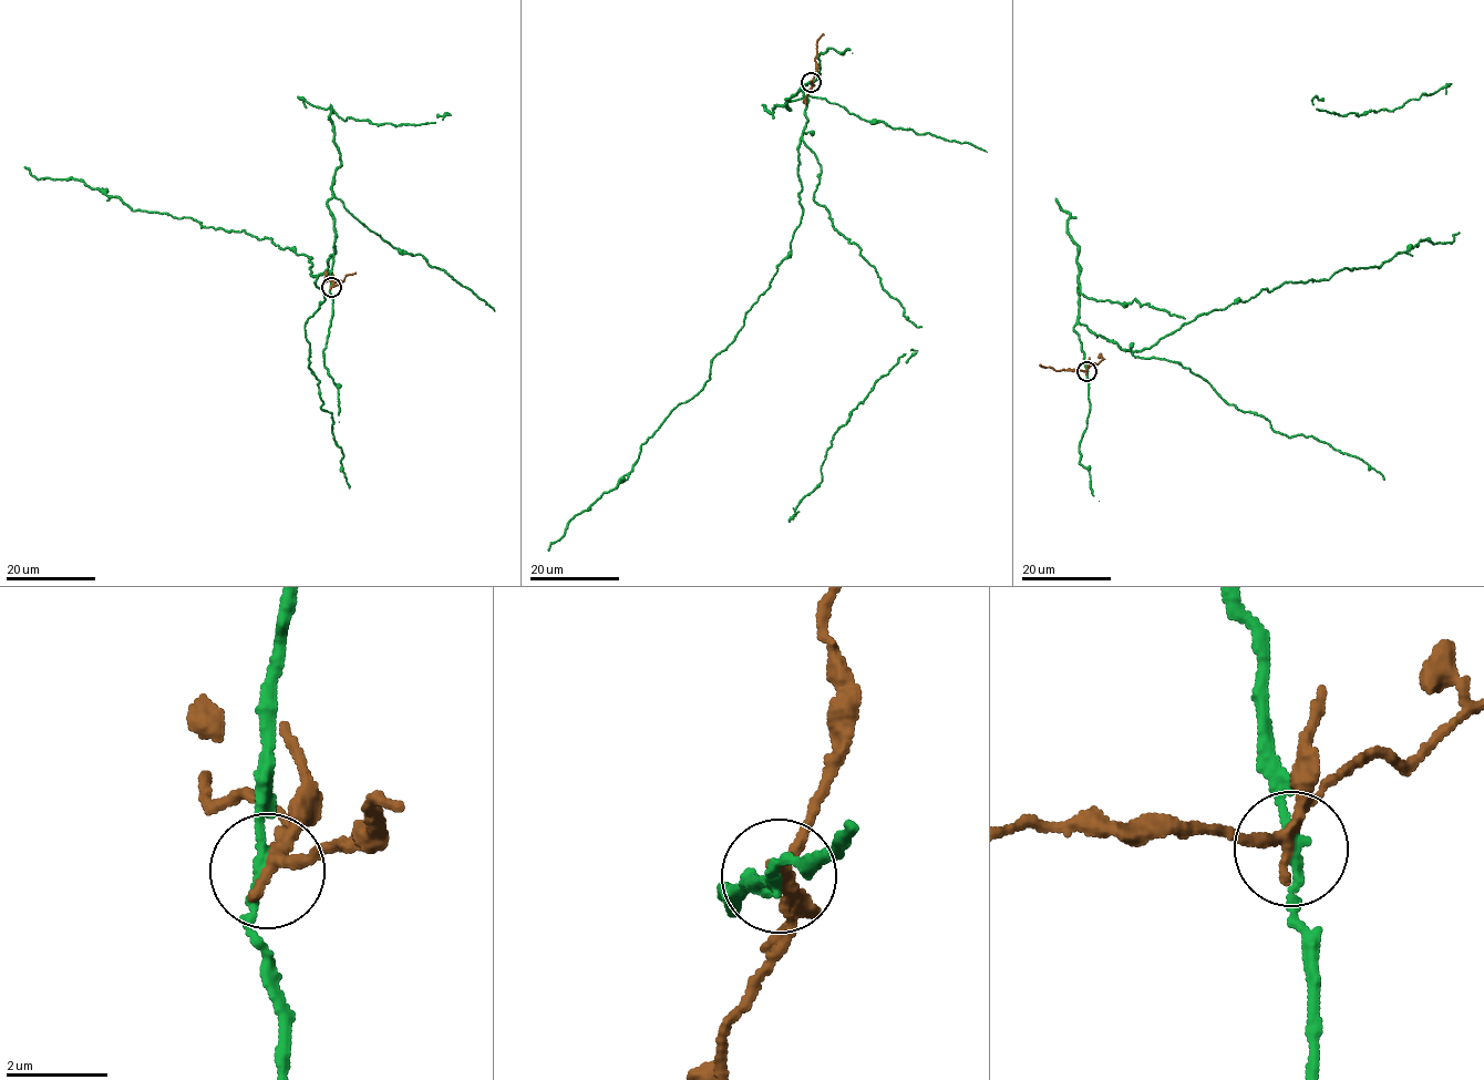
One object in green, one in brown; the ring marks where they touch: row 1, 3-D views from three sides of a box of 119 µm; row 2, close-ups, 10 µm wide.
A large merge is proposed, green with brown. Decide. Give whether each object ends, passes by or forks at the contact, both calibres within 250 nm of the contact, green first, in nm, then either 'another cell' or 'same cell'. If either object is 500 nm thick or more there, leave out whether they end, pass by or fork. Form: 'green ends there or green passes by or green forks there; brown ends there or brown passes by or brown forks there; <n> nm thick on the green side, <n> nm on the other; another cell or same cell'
green passes by; brown passes by; 200 nm thick on the green side, 220 nm on the other; another cell

